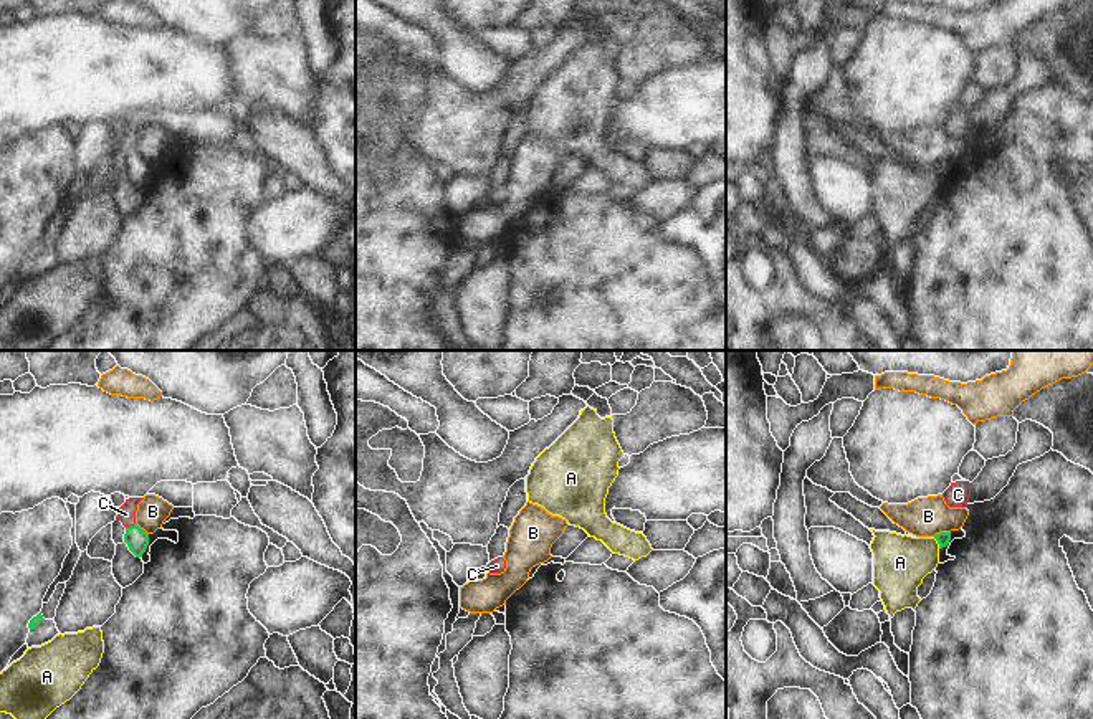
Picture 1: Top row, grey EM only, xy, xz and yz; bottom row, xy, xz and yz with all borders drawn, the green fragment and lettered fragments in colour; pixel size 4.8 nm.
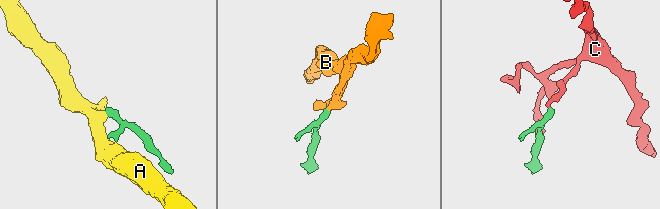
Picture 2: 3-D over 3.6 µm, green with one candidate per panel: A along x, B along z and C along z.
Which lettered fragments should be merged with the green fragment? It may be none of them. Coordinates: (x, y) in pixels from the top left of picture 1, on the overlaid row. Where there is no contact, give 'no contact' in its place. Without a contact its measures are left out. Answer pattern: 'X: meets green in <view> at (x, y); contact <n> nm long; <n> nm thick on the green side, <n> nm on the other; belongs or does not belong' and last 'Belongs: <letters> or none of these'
A: meets green in yz at (938, 542); contact 70 nm long; 70 nm thick on the green side, 280 nm on the other; does not belong
B: meets green in yz at (941, 533); contact 90 nm long; 70 nm thick on the green side, 190 nm on the other; does not belong
C: meets green in xy at (131, 526); contact 50 nm long; 110 nm thick on the green side, 90 nm on the other; belongs
Belongs: C

